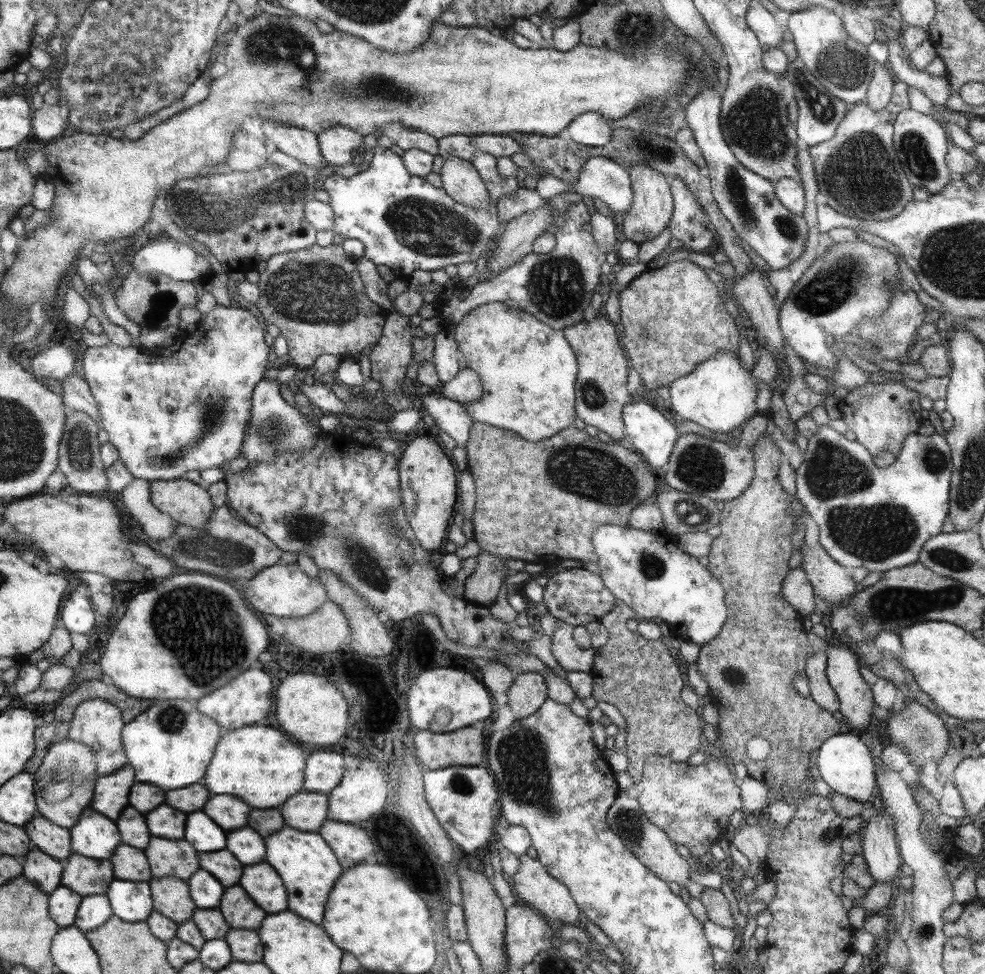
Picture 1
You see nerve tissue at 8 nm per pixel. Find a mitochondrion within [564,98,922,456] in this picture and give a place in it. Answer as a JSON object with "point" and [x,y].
{"point":[864,169]}

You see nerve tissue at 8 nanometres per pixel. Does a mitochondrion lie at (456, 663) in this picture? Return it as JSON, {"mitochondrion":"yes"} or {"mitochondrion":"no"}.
{"mitochondrion":"no"}

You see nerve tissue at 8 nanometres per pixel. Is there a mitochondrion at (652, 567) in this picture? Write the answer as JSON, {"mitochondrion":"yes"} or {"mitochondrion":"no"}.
{"mitochondrion":"yes"}

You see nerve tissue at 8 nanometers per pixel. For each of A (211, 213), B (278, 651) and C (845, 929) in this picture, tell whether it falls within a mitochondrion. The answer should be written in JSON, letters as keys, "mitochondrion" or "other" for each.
{"A":"mitochondrion","B":"other","C":"other"}

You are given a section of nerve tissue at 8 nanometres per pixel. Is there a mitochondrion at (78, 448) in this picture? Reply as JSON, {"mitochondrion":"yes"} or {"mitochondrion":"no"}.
{"mitochondrion":"yes"}

